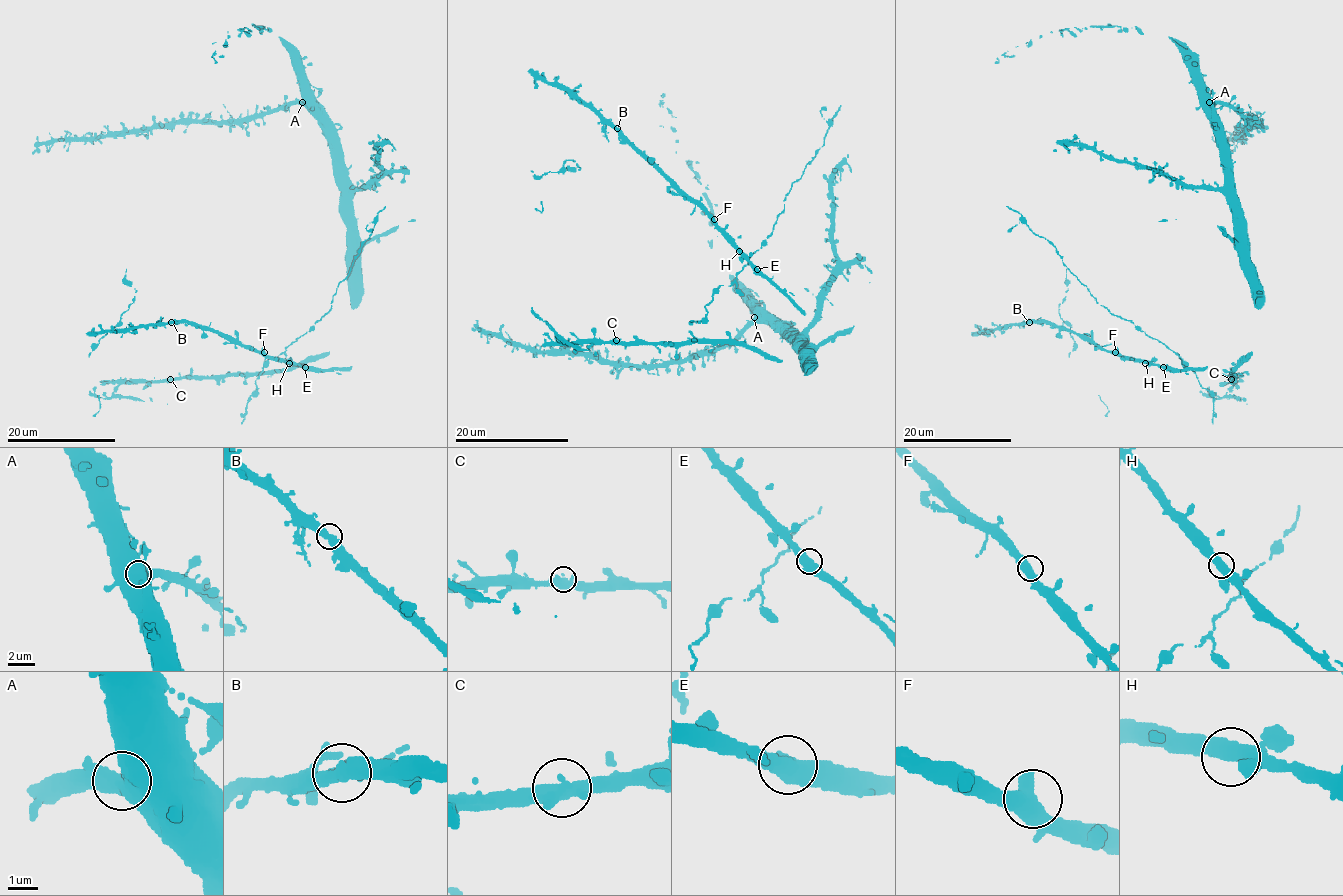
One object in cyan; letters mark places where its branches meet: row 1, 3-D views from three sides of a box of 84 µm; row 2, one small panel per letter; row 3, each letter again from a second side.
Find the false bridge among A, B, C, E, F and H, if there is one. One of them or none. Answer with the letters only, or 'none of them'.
none of them

